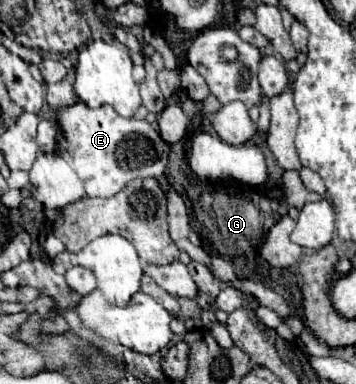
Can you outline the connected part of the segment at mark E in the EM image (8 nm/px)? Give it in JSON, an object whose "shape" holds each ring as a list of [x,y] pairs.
{"shape":[[[77,102],[61,112],[59,128],[63,140],[59,152],[73,166],[91,198],[109,198],[135,178],[159,178],[165,172],[171,146],[161,140],[147,120],[121,118],[111,106],[91,110],[83,102]]]}

